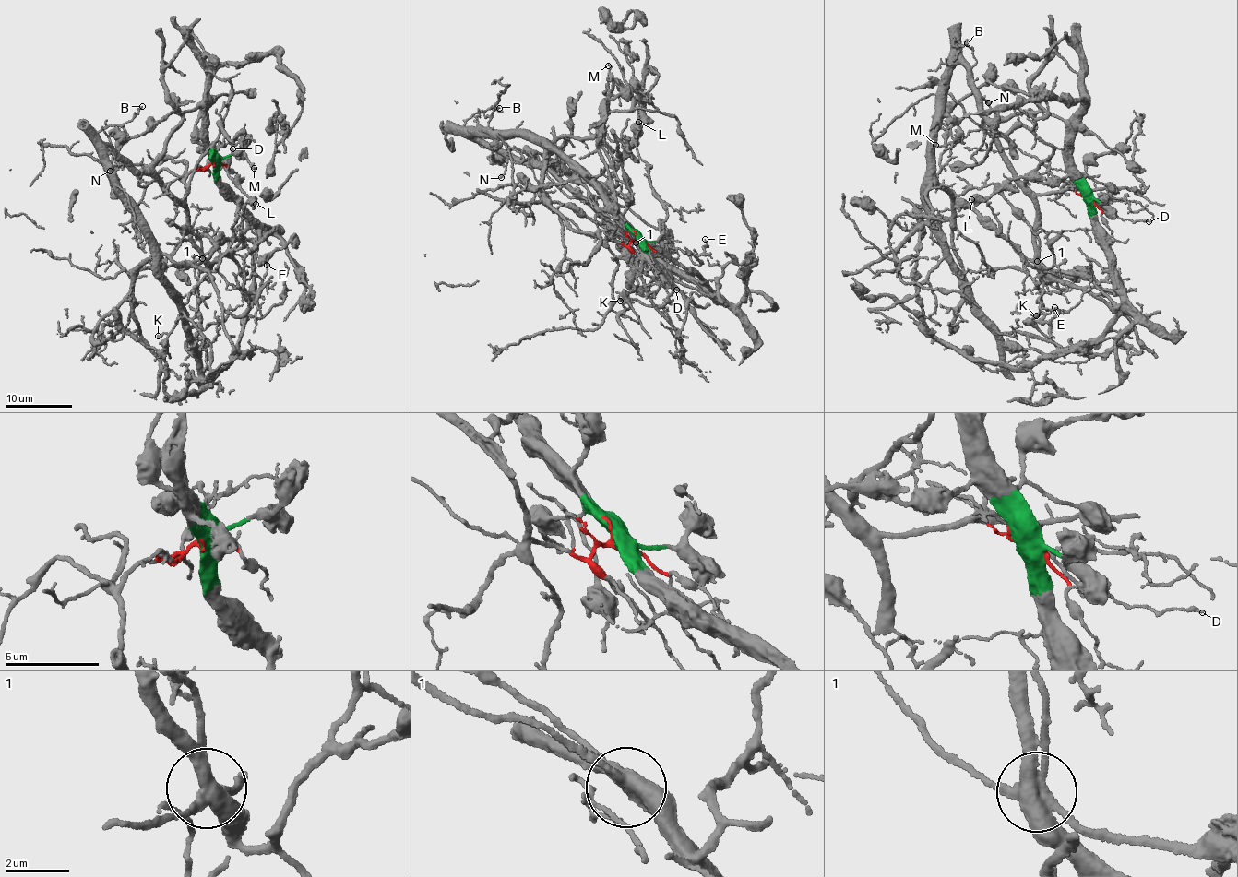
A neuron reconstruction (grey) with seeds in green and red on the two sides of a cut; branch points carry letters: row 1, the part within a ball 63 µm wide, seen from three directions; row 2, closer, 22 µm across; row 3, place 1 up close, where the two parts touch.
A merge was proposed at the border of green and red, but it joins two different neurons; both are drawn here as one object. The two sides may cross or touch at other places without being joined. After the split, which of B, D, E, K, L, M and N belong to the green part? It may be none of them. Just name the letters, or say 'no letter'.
L

